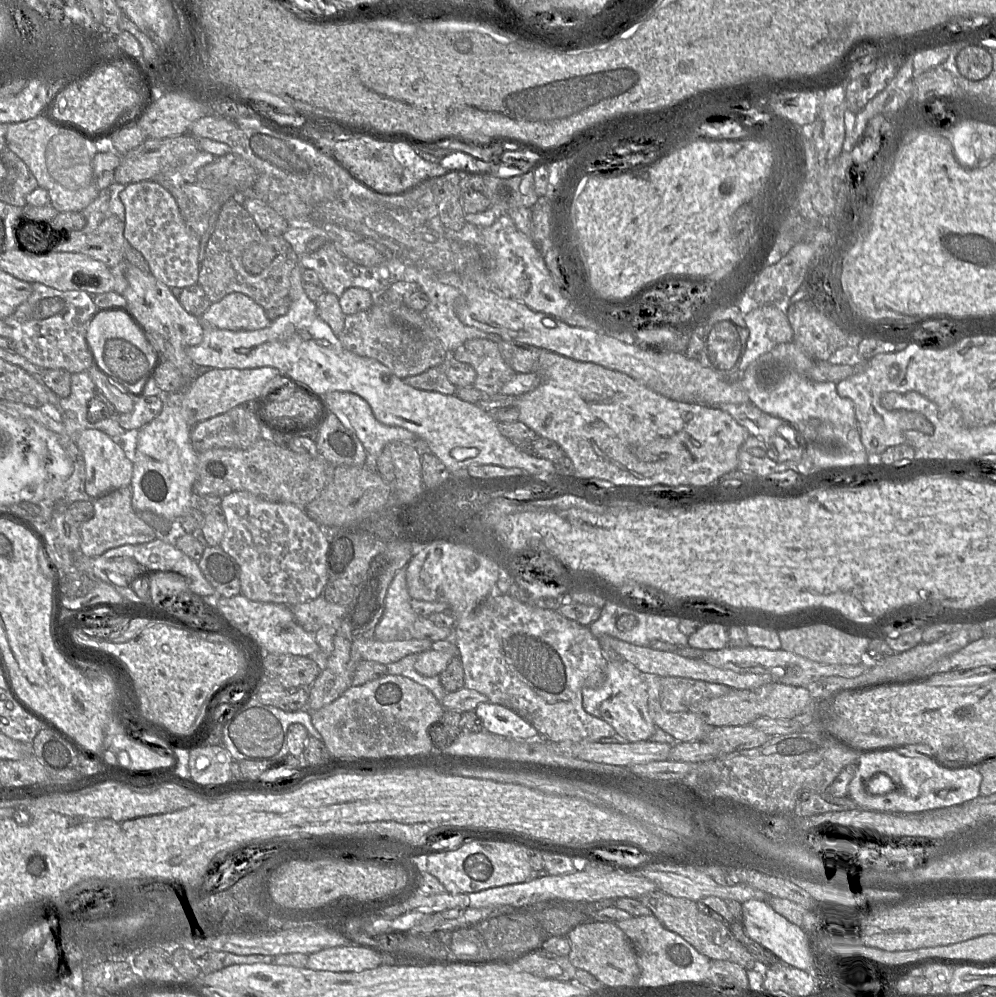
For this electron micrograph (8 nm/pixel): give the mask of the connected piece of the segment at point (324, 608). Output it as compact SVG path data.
M323 595L318 598L289 606L298 624L307 632L316 633L322 627L339 630L347 606L328 602Z

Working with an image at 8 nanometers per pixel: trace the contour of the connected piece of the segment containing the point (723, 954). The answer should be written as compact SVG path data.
M661 891L651 892L641 896L640 898L635 899L639 899L646 907L648 907L651 910L652 914L661 922L661 924L666 929L681 936L688 943L690 943L700 954L704 955L712 961L729 961L742 966L746 970L756 970L764 975L765 980L765 965L755 959L751 952L733 935L728 925L725 925L722 922L719 922L704 914L700 910L700 906L696 902L686 898L676 898Z

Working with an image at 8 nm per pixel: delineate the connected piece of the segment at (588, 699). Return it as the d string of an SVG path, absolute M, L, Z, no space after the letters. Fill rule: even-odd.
M609 657L604 670L597 670L586 679L582 704L588 714L607 722L628 742L650 740L656 730L648 710L648 677L618 657Z

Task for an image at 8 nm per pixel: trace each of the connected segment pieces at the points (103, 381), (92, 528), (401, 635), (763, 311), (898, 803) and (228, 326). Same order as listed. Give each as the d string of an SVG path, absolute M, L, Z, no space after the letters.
M95 364L88 368L88 372L98 392L103 394L115 406L118 413L129 413L133 410L135 400L140 395L132 394Z
M130 486L116 489L93 502L93 517L80 525L81 553L97 557L109 549L127 544L141 544L155 540L156 531L145 523L132 507Z
M404 566L394 577L385 598L384 613L377 624L374 638L382 642L390 642L410 637L410 627L418 618L411 607L411 597L406 582Z
M781 305L746 308L745 322L749 331L739 373L763 354L781 343L793 341L793 329Z
M888 749L860 756L847 796L861 809L890 814L912 814L968 802L980 795L979 769L948 770L930 759L905 750Z
M232 292L224 296L221 300L212 303L209 308L200 317L203 323L203 333L204 325L211 325L219 329L231 330L231 331L253 331L266 328L271 324L271 320L268 318L266 311L263 307L257 304L253 299L251 299L246 294L240 292Z

